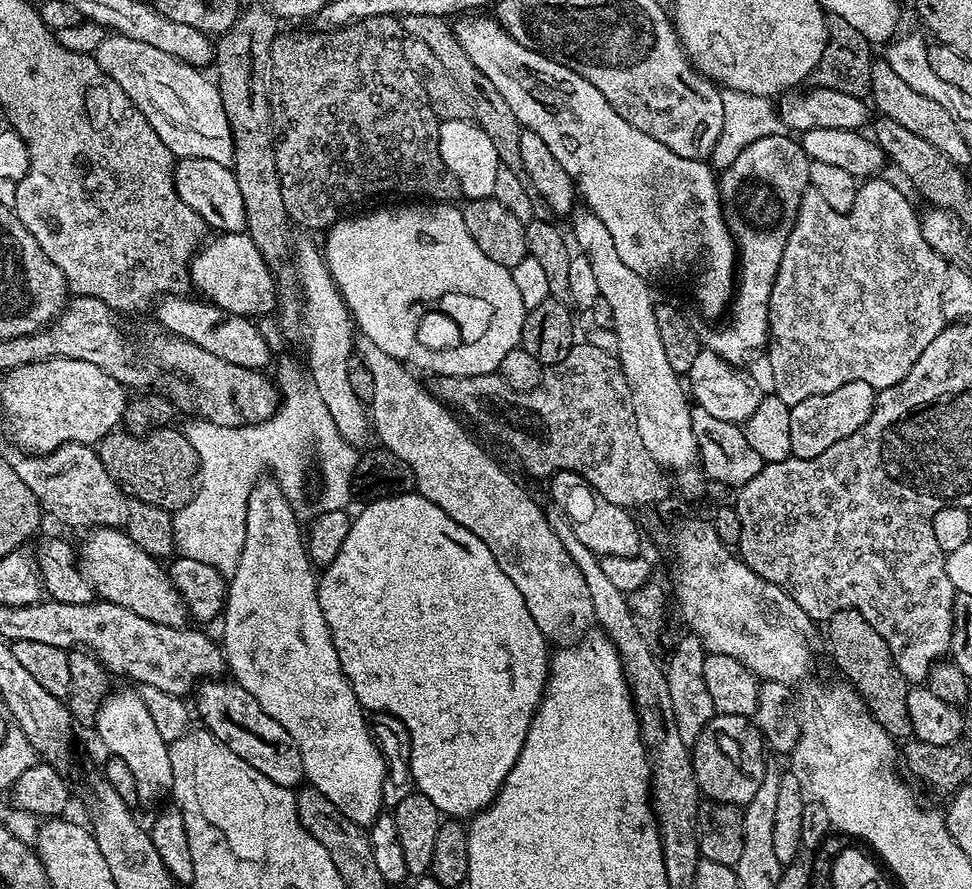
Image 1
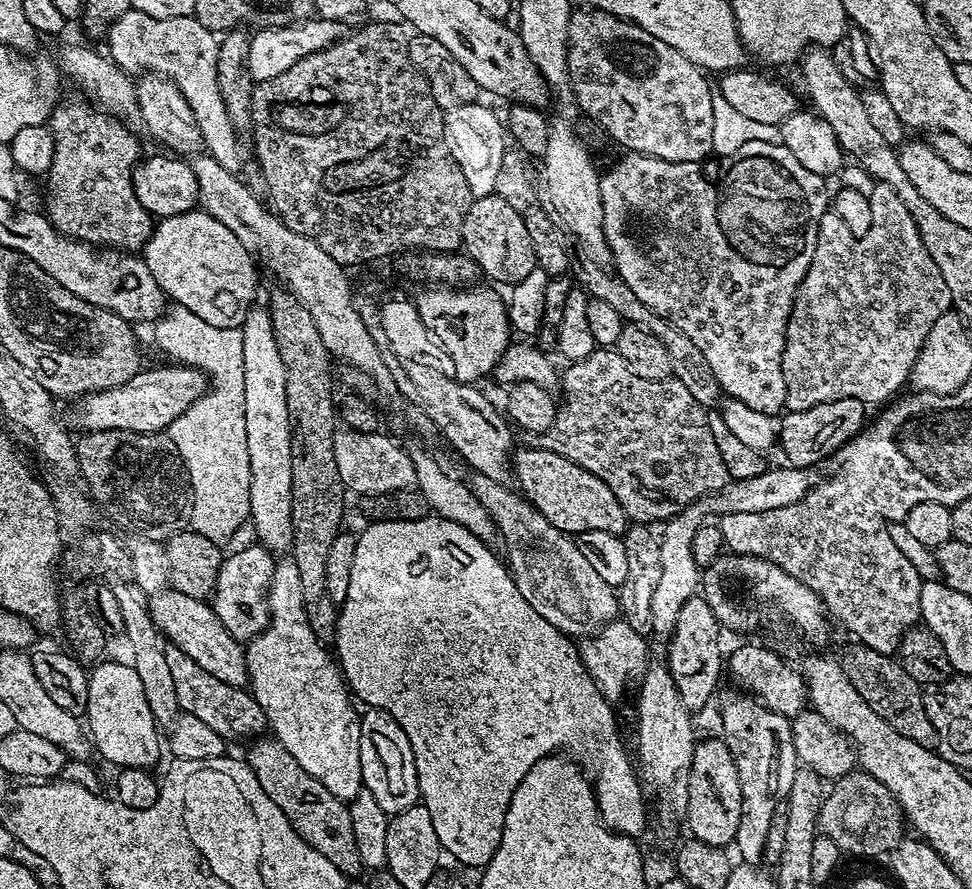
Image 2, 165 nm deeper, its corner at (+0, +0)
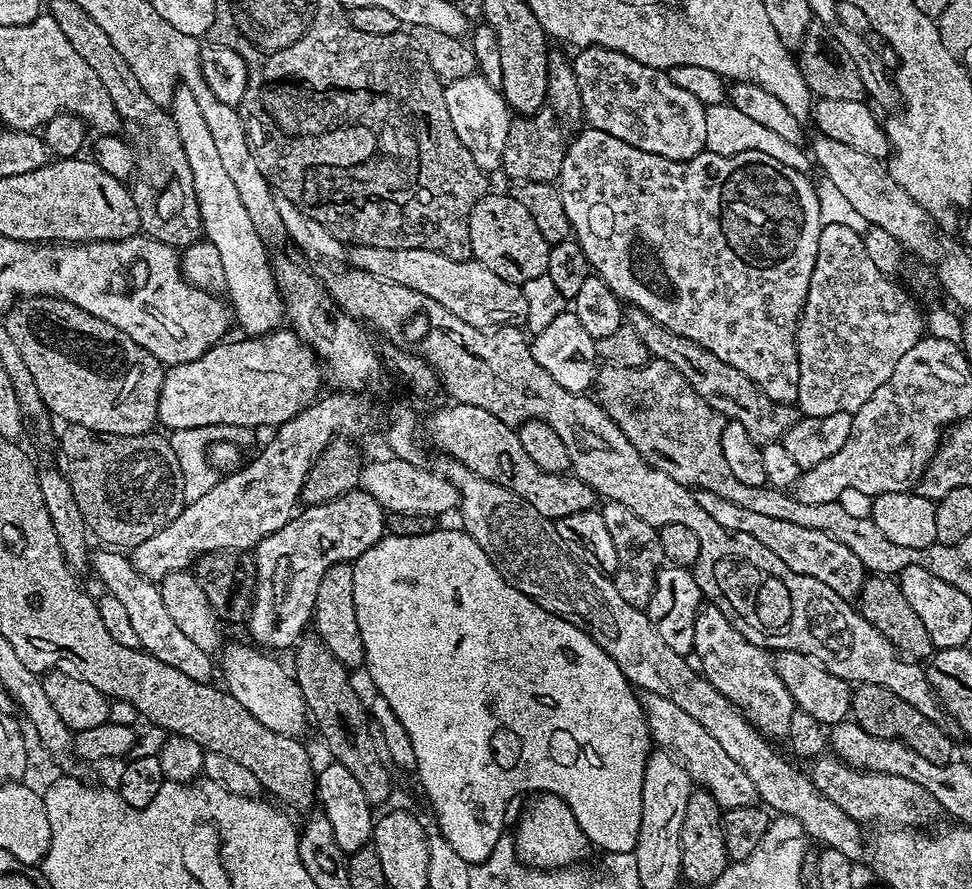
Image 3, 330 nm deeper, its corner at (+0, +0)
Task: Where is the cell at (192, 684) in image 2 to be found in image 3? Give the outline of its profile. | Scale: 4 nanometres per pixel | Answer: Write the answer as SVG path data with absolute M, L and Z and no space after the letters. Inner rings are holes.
M100 551L104 552L98 553L97 556L95 553L94 556L96 576L105 584L104 588L126 606L127 617L130 618L130 623L140 639L140 648L149 652L154 658L158 658L158 662L166 662L166 666L177 668L182 674L186 674L186 678L203 682L211 681L214 664L213 661L212 664L208 661L211 660L209 653L198 650L198 646L194 646L194 642L190 642L190 638L186 638L186 634L182 634L182 630L174 626L166 606L162 606L159 587L144 576L139 576L134 570L131 559L123 551Z

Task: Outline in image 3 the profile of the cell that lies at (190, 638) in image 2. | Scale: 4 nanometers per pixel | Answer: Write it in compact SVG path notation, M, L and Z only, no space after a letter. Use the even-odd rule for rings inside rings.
M226 644L223 645L224 657L221 658L220 664L218 660L219 671L220 668L224 671L222 684L226 691L234 698L238 698L238 702L242 702L242 706L246 706L246 710L250 710L250 714L254 714L254 718L262 722L262 726L270 726L270 730L278 734L299 737L300 723L303 722L304 716L306 720L306 705L302 690L290 675L289 669L287 672L272 657L275 655L257 647Z

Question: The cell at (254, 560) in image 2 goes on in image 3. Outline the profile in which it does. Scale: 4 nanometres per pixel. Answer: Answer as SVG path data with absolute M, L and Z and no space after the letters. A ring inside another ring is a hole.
M353 490L325 504L305 507L282 530L256 545L256 591L246 617L248 632L264 650L291 649L312 619L318 582L331 564L355 562L386 534L386 512L363 490Z

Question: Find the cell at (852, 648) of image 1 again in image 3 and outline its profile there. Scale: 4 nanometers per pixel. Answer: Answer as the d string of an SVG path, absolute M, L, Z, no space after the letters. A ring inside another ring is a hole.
M857 684L852 693L851 719L856 721L866 734L874 734L874 738L883 740L900 740L910 750L918 750L922 758L927 758L930 762L939 764L953 763L952 740L943 731L941 725L930 722L926 714L920 714L918 710L910 704L898 698L890 690L886 690L877 684Z

